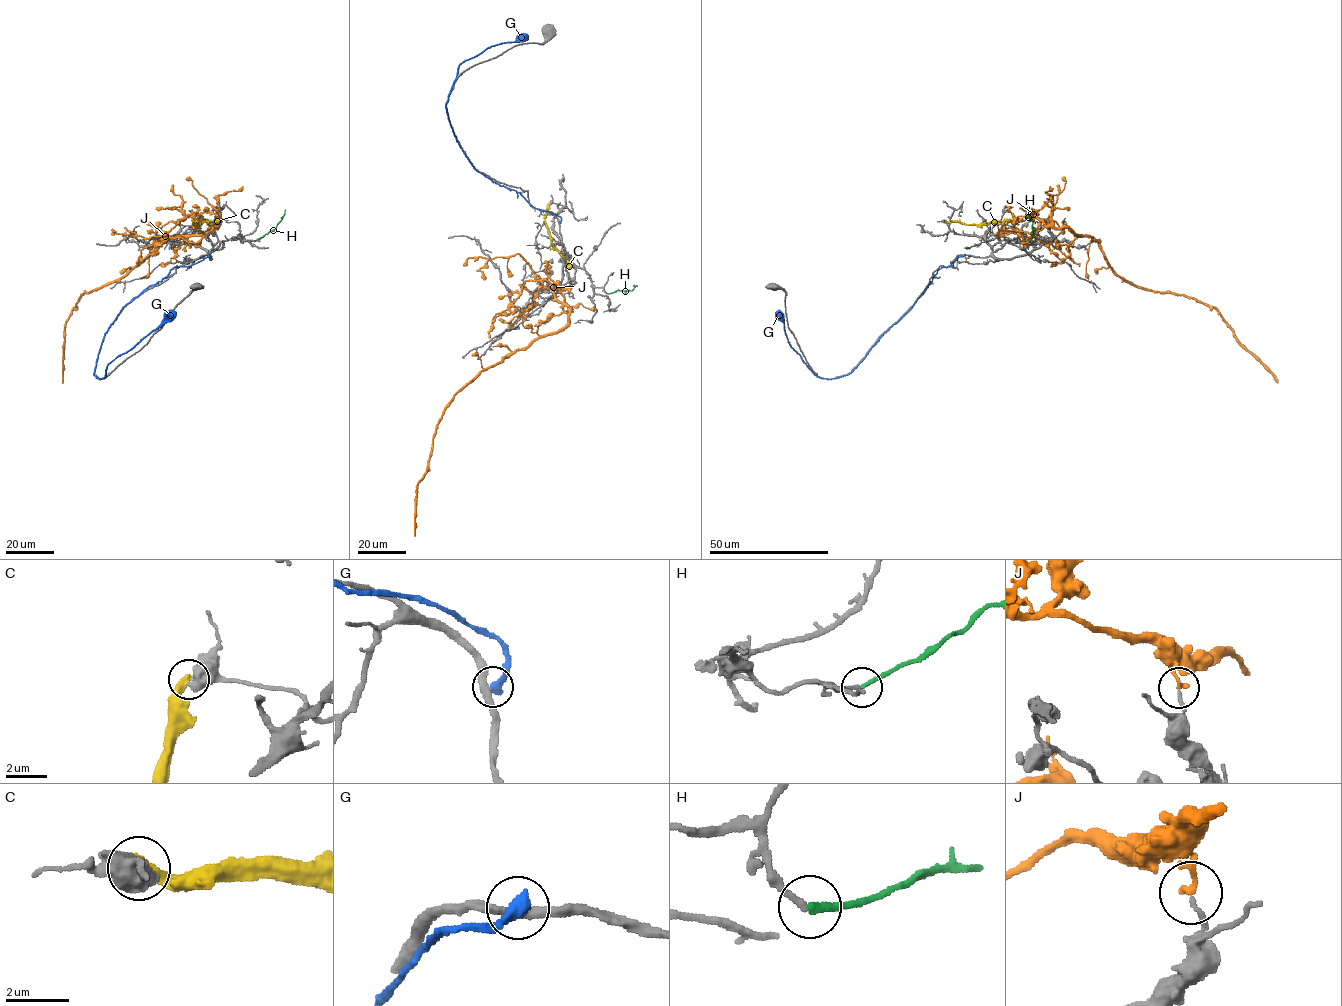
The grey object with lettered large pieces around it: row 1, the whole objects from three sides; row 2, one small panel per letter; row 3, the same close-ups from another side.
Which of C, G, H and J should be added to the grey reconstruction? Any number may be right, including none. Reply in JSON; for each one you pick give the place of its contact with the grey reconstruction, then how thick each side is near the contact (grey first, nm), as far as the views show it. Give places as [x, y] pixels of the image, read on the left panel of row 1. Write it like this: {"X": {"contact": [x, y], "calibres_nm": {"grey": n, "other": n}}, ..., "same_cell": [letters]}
{"H": {"contact": [255, 240], "calibres_nm": {"grey": 200, "other": 220}}, "same_cell": ["H"]}

